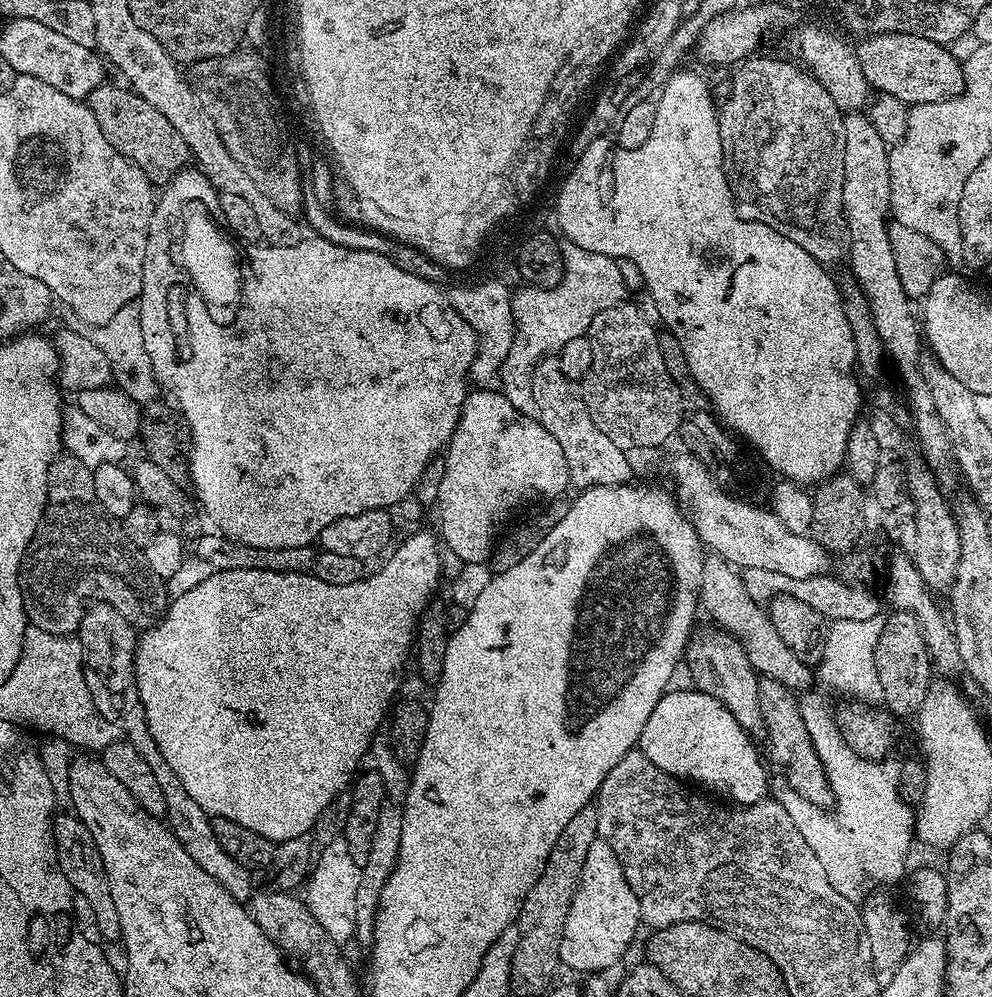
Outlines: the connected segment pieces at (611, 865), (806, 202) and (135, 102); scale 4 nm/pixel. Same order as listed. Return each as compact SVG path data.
M597 838L586 853L586 862L582 865L582 878L578 882L578 890L574 894L574 902L570 902L570 914L566 914L566 930L562 930L562 946L560 947L560 963L566 969L573 968L583 974L604 974L612 968L628 952L636 931L642 928L640 907L634 890L630 890L630 882L626 882L626 874L622 870L622 862L618 862L618 854L610 850L606 841Z
M753 55L745 59L743 63L735 69L732 76L732 85L728 88L728 101L718 108L720 117L720 137L722 138L722 154L724 155L724 170L728 174L728 185L732 187L732 199L736 201L736 211L741 213L745 220L762 222L778 234L786 234L790 242L798 242L806 254L810 254L818 263L825 266L833 266L839 260L843 261L848 254L848 227L844 217L844 207L842 206L842 182L844 181L844 155L846 154L846 130L844 129L845 113L826 94L826 90L813 78L812 73L803 67L791 64L788 60L775 60L772 56Z
M105 82L88 95L86 103L102 134L106 134L106 142L110 142L110 146L114 146L114 150L118 150L118 154L122 154L131 164L141 168L153 185L163 186L184 171L190 153L182 134L178 134L178 130L170 126L170 118L150 106L146 98L127 87L119 88L116 84Z

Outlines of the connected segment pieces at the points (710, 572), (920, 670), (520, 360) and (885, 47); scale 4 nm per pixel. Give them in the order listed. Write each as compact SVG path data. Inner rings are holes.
M708 554L704 557L699 607L703 611L705 608L716 619L713 621L719 627L739 640L757 673L763 674L767 679L777 680L789 690L797 690L796 688L808 690L813 687L813 669L806 662L800 661L798 655L787 648L786 643L782 642L782 638L771 624L769 613L757 600L750 598L741 573L718 555Z
M893 611L874 650L878 668L878 682L882 686L883 703L893 717L915 717L926 699L927 690L934 683L934 665L928 654L926 638L916 617L910 612Z
M560 240L560 257L564 263L564 276L553 288L525 287L521 296L517 295L512 302L514 314L514 342L498 381L499 391L518 410L527 416L535 416L538 405L534 403L532 375L536 363L545 356L559 352L572 338L587 333L588 327L602 310L626 300L624 294L624 272L619 263L606 254L594 254L594 250L582 250L569 240Z
M878 32L863 37L861 44L855 45L858 58L864 62L862 70L866 74L866 82L877 93L885 92L894 95L906 104L929 104L938 100L949 100L951 96L957 96L964 89L963 63L945 45L934 42L930 38L918 38L918 34L906 34L905 32Z

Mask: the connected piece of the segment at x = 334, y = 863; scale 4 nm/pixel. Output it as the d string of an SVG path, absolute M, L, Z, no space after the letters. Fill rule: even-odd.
M341 838L319 849L302 892L302 899L307 904L310 914L318 918L318 926L322 926L322 930L330 934L332 941L341 946L347 945L347 940L351 941L356 935L354 902L358 898L359 877L360 865L354 862L354 858L350 858L350 850Z

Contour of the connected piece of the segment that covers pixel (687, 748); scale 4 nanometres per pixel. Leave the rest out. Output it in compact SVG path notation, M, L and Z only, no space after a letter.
M697 690L667 691L658 702L658 706L654 706L654 711L650 713L646 730L642 730L640 735L638 748L646 754L646 758L650 758L650 762L658 766L658 770L676 777L681 782L693 780L694 783L709 788L709 790L704 789L709 793L717 792L717 794L712 793L717 797L729 796L732 799L729 801L733 805L743 806L756 804L769 795L770 776L764 773L765 761L762 756L760 761L760 756L756 753L752 742L754 742L753 737L734 720L734 715L727 710L727 707L709 694Z

